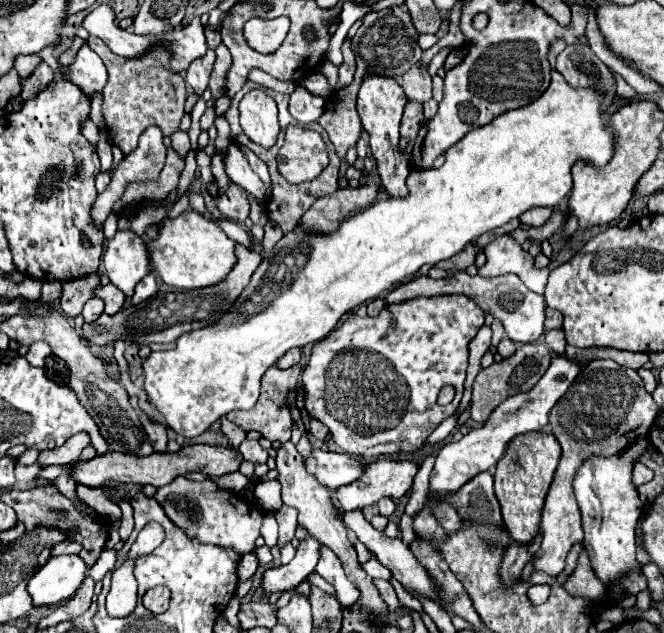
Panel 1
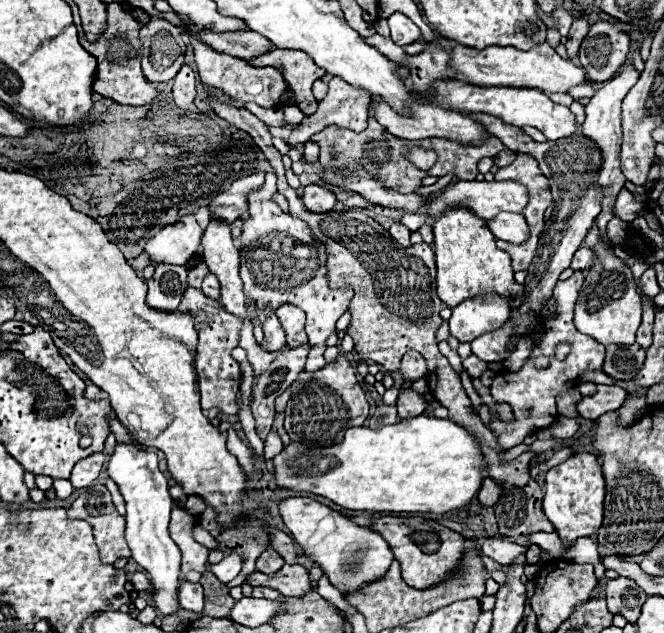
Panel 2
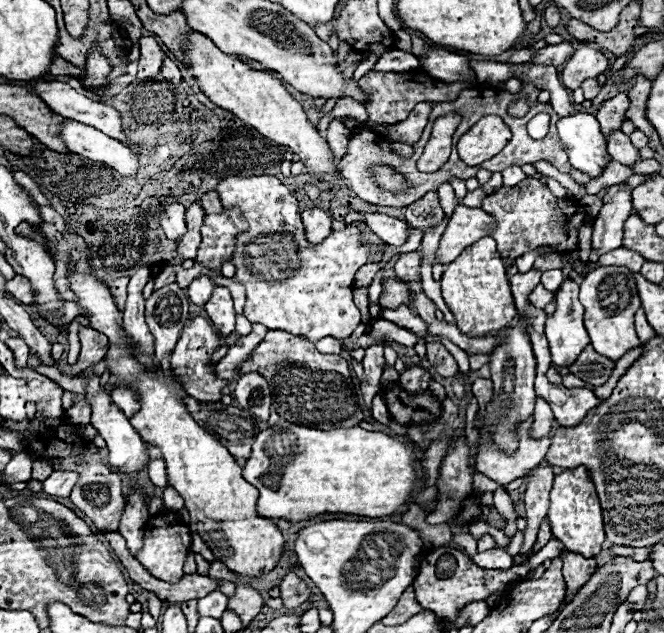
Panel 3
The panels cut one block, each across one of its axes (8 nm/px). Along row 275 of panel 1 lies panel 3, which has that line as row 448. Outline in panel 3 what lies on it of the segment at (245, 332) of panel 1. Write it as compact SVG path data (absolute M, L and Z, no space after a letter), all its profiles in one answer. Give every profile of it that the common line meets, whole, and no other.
M280 420L276 426L266 428L258 434L252 456L248 458L244 478L260 490L258 514L264 518L284 518L288 522L300 522L326 512L344 512L358 516L388 516L396 512L418 486L418 470L414 458L414 446L408 440L388 436L384 432L368 432L360 426L336 428L336 430L314 430L296 426L288 420Z

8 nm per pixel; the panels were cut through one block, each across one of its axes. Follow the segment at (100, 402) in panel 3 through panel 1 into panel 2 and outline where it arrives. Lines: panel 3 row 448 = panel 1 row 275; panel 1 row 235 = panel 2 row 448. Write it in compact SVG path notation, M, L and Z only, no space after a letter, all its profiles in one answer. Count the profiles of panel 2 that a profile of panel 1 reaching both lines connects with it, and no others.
M116 444L108 462L108 476L118 484L120 494L126 500L126 530L124 538L132 552L132 558L148 572L154 582L156 596L154 606L164 614L174 614L178 606L178 578L180 578L180 550L168 534L172 496L168 492L168 478L158 468L154 452L138 450L132 444Z

